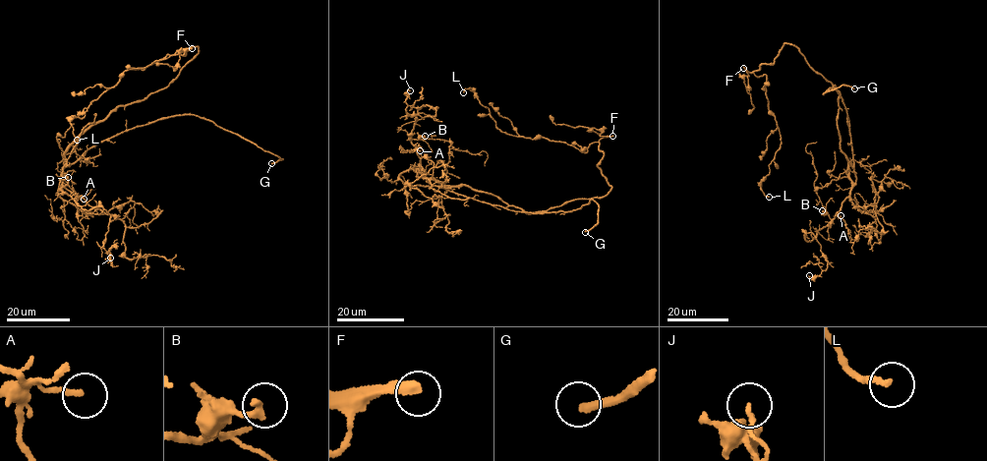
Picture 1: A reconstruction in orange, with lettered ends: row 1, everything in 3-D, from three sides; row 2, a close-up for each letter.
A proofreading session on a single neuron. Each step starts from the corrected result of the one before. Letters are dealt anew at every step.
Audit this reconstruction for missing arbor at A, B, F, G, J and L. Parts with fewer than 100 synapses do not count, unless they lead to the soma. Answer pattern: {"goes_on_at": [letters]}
{"goes_on_at": ["F", "G"]}

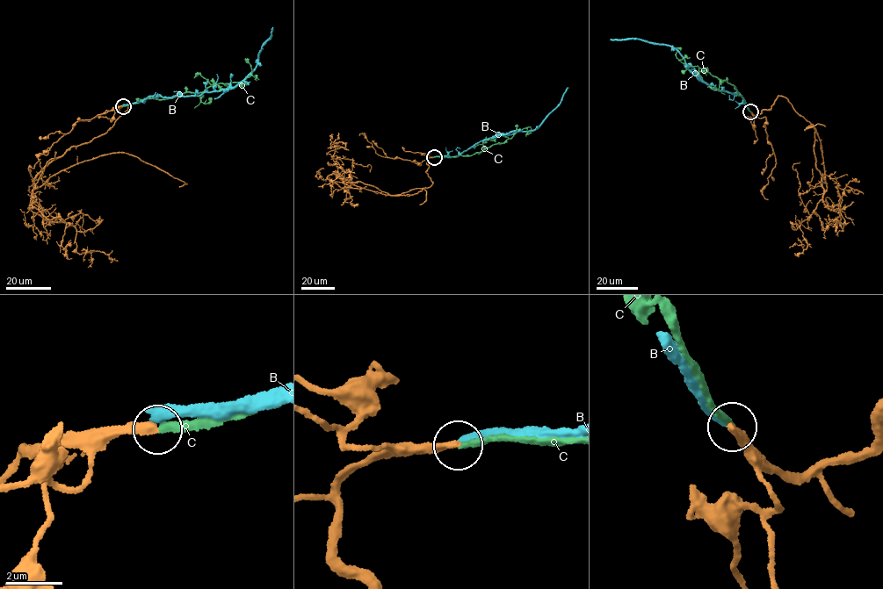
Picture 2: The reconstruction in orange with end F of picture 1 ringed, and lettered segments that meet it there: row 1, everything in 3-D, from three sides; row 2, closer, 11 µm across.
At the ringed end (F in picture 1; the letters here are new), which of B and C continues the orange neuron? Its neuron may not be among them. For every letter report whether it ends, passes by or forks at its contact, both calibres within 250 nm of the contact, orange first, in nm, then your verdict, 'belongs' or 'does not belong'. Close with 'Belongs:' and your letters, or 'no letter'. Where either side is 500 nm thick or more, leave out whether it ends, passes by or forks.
B: it ends | 280/360 nm | does not belong
C: it ends | 280/240 nm | belongs
Belongs: C

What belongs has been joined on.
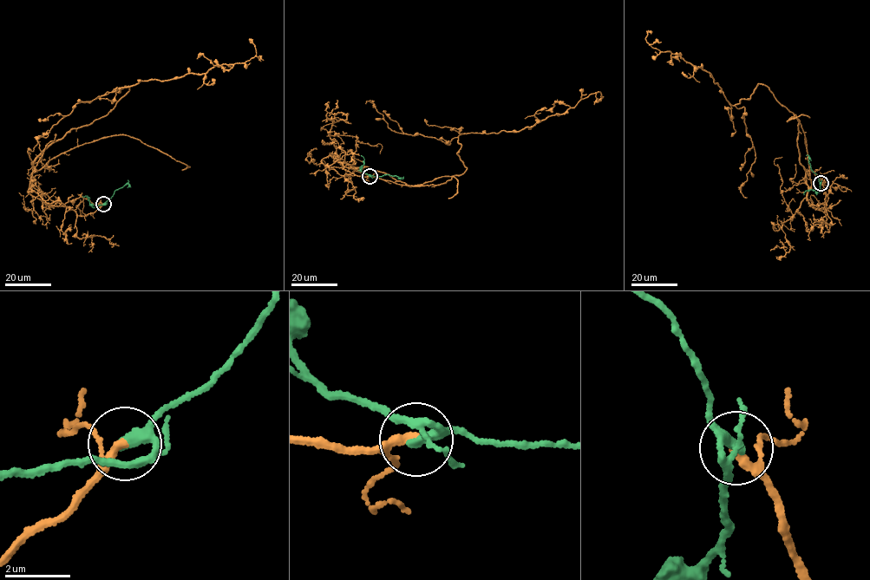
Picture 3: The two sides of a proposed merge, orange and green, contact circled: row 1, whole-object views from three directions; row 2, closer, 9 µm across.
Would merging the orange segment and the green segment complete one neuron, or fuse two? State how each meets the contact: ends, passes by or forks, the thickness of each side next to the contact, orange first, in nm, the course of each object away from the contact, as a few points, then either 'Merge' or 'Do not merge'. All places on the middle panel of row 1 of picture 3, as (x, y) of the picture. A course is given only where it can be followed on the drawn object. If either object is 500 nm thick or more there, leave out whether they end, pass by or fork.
At the ring orange passes by. At the ring green passes by. Thickness 180 nm (orange) against 280 nm. Course of orange: (369, 176), (330, 155), (416, 185), (464, 172), (460, 134), (517, 131), (591, 94), (601, 94), (599, 101). Course of green: (369, 176), (388, 174), (401, 178), (398, 179). Merge

